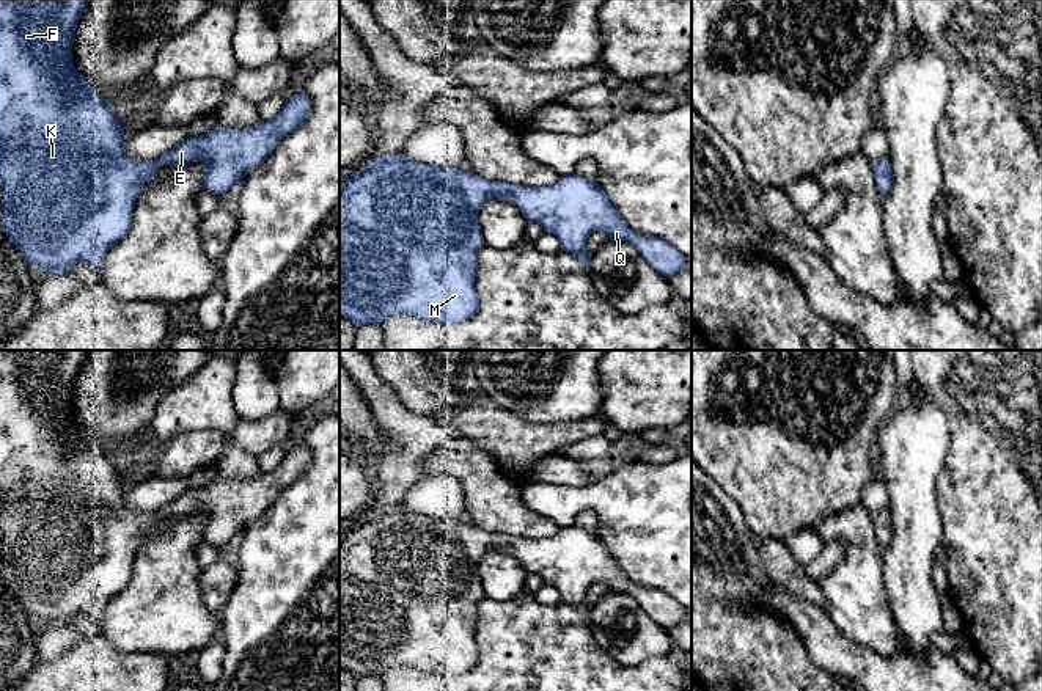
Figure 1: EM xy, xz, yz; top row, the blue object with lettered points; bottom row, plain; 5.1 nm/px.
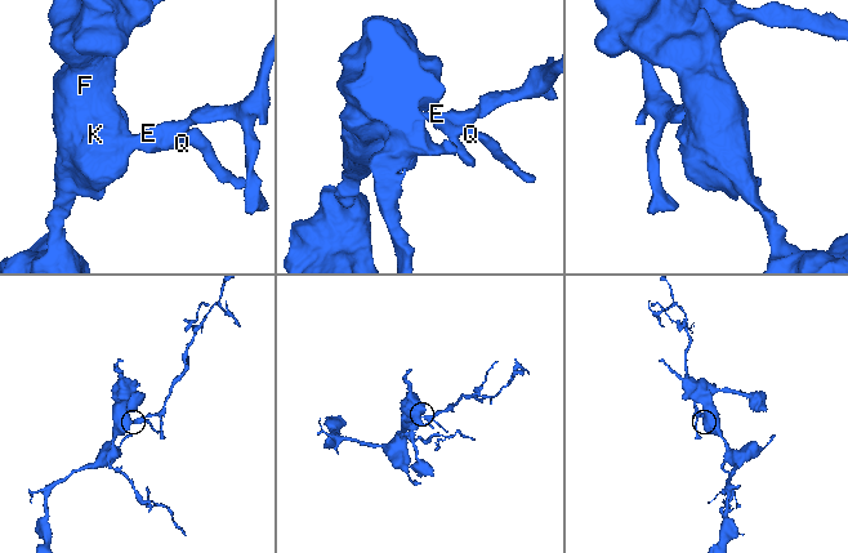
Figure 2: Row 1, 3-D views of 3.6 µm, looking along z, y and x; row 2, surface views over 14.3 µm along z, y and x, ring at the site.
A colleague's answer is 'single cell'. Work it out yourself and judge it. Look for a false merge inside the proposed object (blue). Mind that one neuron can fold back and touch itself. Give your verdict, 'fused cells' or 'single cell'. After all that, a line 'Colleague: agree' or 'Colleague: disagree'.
single cell
Colleague: agree

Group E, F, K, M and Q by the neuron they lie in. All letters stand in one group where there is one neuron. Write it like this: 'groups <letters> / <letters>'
groups E F K M Q

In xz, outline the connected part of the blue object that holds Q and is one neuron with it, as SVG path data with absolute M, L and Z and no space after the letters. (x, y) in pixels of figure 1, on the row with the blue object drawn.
M402 152L388 154L371 159L365 170L339 184L339 317L358 327L382 324L396 314L440 324L471 319L479 308L475 276L478 251L484 247L478 212L492 198L517 203L528 221L556 236L561 250L578 256L588 267L586 240L594 231L604 231L611 240L630 243L666 278L685 270L684 256L671 243L632 231L602 187L574 171L547 187L525 187L415 162Z

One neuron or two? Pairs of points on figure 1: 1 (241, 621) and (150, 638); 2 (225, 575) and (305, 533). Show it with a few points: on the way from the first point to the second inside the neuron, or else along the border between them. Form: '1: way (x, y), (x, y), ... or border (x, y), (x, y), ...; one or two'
1: border (219, 616), (222, 632); two
2: border (238, 569), (238, 583), (225, 603); two

